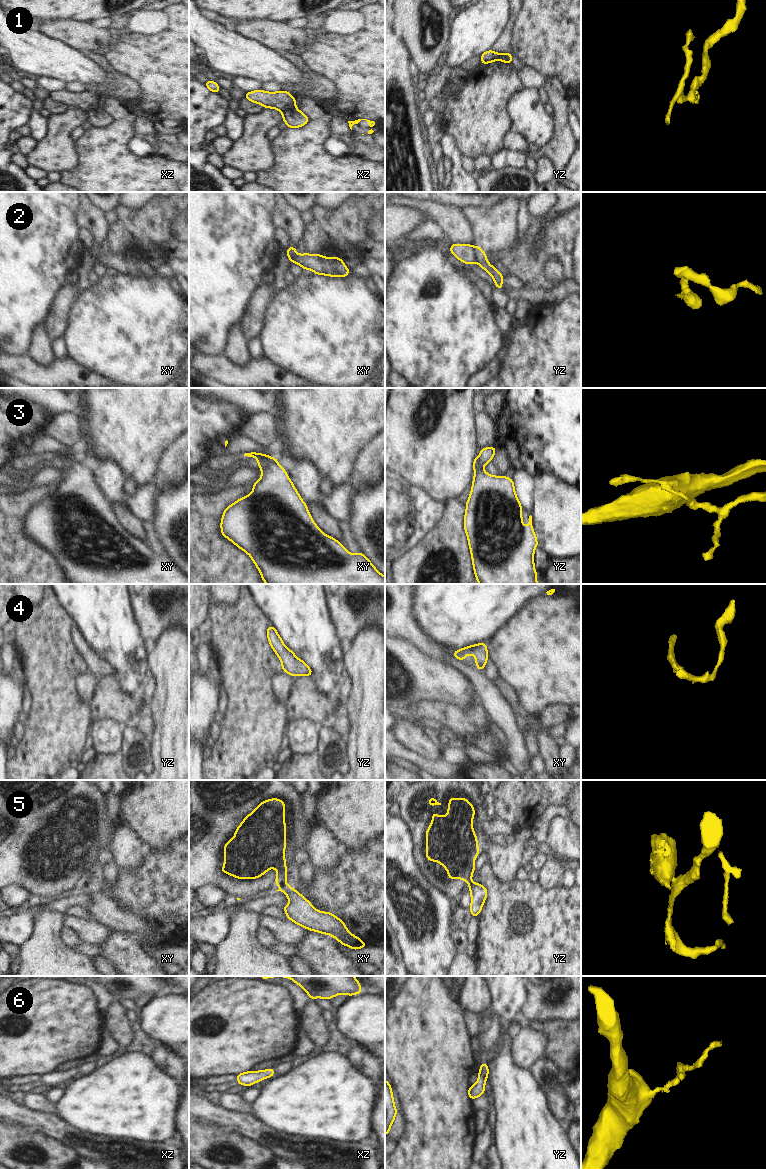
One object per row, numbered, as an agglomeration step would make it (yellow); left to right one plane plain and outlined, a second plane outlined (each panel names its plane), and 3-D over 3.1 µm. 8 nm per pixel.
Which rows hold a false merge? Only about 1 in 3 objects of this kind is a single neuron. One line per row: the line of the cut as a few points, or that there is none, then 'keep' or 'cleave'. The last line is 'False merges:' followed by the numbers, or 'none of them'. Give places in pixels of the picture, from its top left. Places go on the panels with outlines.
1: cut xz (294, 106), (282, 112); cleave
2: cut yz (474, 247), (477, 261); cleave
3: cut xy (273, 457), (262, 470); cleave
4: cut none; keep
5: cut xy (285, 882), (280, 885); cleave
6: cut none; keep
False merges: 1, 2, 3, 5

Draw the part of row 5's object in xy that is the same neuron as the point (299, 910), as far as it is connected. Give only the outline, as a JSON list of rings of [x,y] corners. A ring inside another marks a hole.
[[[287,883],[276,891],[283,891],[290,903],[283,907],[288,919],[311,931],[328,934],[344,946],[357,950],[367,946],[360,938],[348,931],[344,922],[330,912],[316,910],[311,902]]]

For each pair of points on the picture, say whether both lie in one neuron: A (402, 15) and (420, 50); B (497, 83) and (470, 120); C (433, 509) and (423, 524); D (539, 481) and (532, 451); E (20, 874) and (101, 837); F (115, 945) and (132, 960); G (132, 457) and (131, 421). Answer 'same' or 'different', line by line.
A: same
B: same
C: same
D: different
E: same
F: same
G: same

